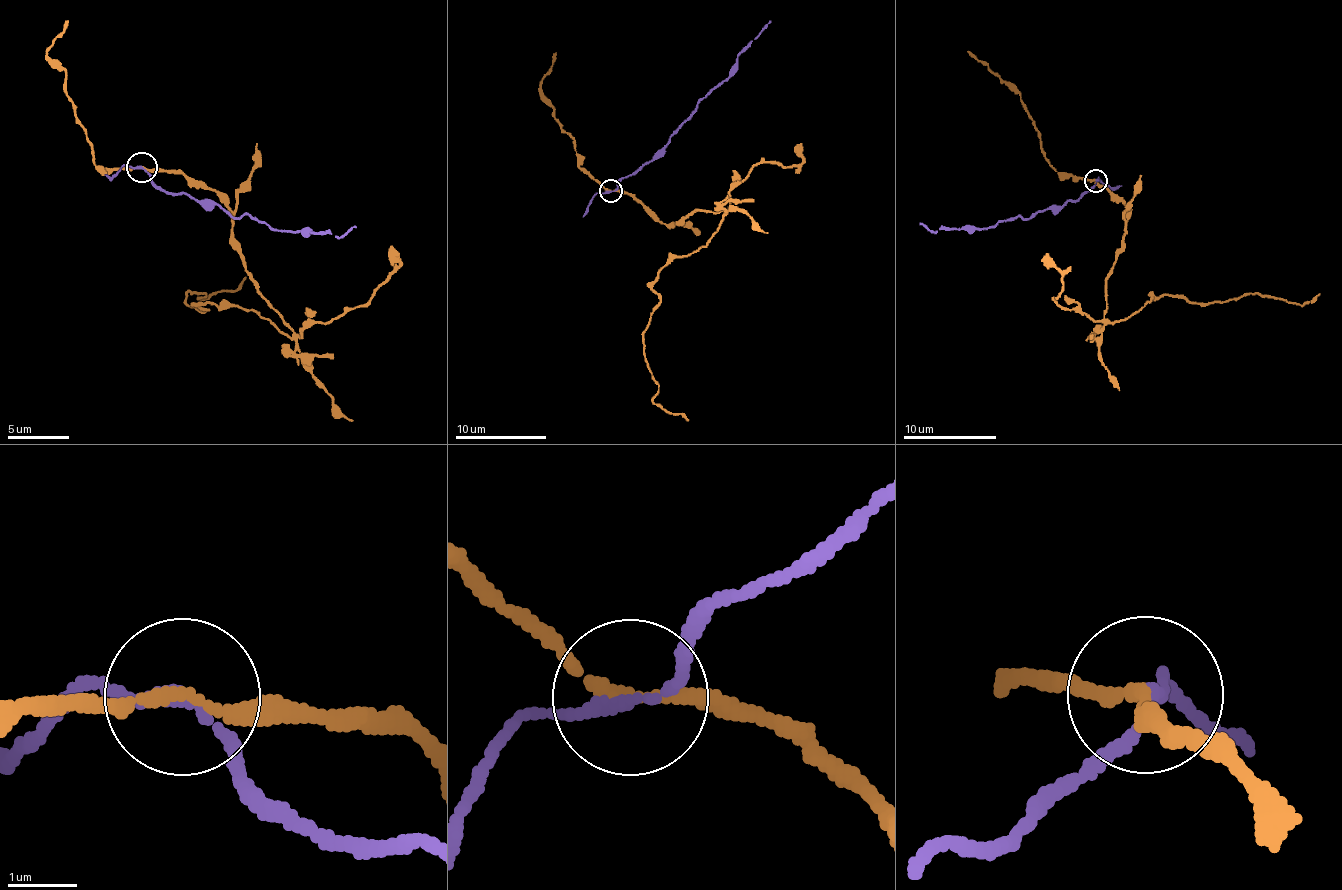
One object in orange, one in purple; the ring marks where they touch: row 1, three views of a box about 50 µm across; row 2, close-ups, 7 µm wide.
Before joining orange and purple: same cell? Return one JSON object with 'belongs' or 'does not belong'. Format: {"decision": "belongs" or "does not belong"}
{"decision": "does not belong"}

